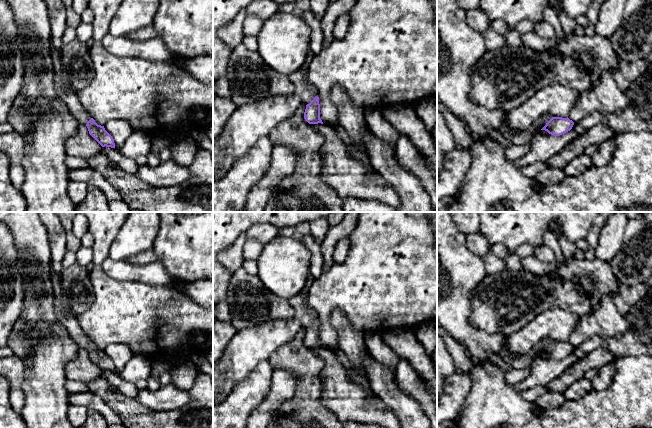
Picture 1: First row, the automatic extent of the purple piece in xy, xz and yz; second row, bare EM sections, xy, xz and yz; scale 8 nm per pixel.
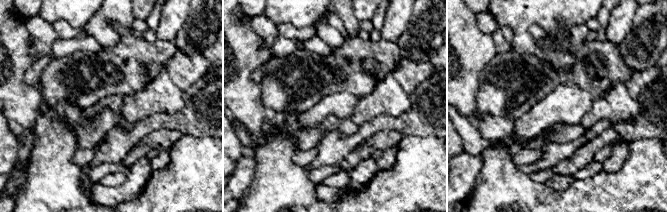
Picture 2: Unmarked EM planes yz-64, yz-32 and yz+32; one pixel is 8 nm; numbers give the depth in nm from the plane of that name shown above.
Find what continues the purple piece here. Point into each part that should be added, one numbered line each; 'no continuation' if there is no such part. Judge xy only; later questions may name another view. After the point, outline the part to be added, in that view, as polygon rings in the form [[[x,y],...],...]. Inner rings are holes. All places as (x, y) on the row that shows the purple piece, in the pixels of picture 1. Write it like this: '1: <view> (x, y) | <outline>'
1: xy (68, 96) | [[[51,47],[51,51],[55,69],[55,86],[59,93],[59,99],[67,105],[69,112],[78,124],[86,125],[91,116],[82,107],[77,93],[65,83],[61,67],[61,56],[53,47]]]

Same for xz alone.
1: xz (303, 89) | [[[304,64],[299,70],[289,76],[289,80],[295,86],[294,95],[300,98],[304,104],[309,104],[316,96],[316,89],[310,85],[308,80],[308,67]]]

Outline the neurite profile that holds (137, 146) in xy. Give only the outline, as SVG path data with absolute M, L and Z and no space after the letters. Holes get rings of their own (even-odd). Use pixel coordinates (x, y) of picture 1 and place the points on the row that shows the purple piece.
M133 131L119 151L137 165L147 165L148 155L151 151L151 135L141 131Z

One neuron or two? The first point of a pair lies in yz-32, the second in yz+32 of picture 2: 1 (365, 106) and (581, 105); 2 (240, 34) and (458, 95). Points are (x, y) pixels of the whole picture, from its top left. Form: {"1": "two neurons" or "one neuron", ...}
{"1": "two neurons", "2": "one neuron"}

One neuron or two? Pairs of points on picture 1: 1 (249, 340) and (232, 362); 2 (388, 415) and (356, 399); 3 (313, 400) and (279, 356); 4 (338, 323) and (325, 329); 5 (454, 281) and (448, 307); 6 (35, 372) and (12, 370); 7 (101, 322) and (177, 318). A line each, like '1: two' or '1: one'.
1: one
2: one
3: one
4: two
5: one
6: two
7: one

